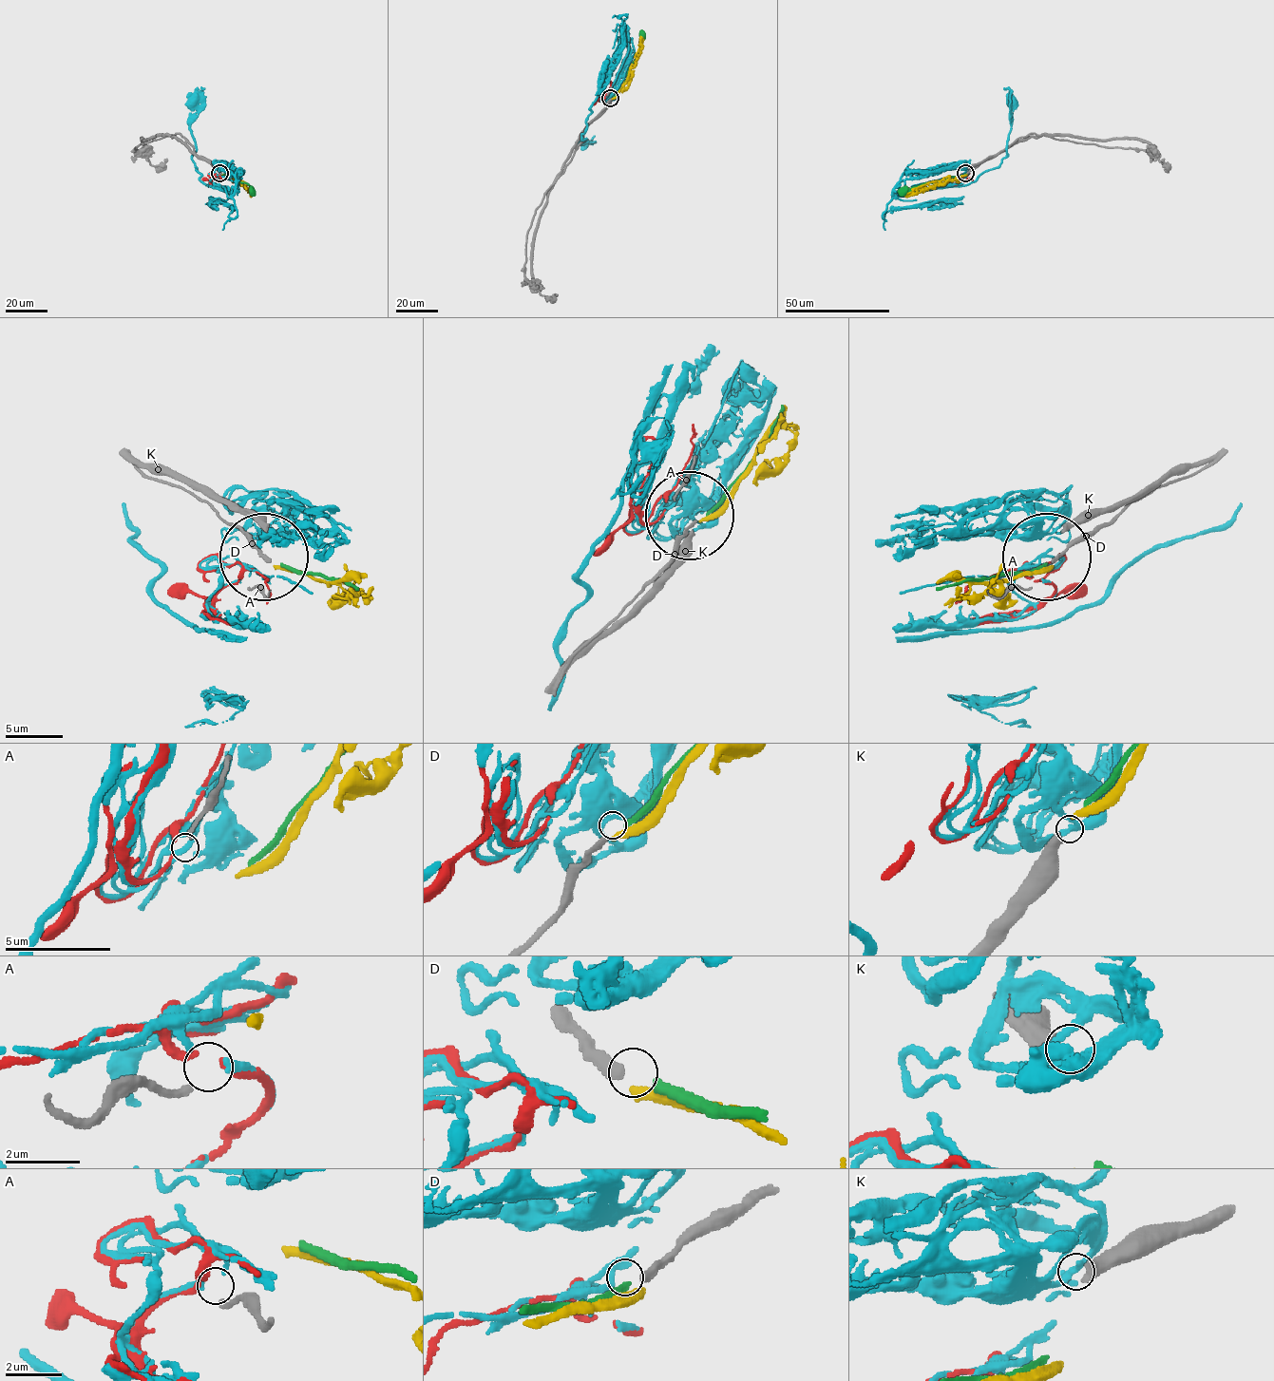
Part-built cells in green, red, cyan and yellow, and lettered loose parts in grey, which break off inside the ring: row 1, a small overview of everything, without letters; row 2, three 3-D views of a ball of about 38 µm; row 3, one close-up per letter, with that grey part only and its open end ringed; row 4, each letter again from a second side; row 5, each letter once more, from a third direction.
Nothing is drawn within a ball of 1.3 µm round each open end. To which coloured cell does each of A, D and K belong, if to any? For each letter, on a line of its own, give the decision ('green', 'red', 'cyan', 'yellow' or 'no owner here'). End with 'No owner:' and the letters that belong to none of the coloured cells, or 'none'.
A: cyan
D: green
K: no owner here
No owner: K

